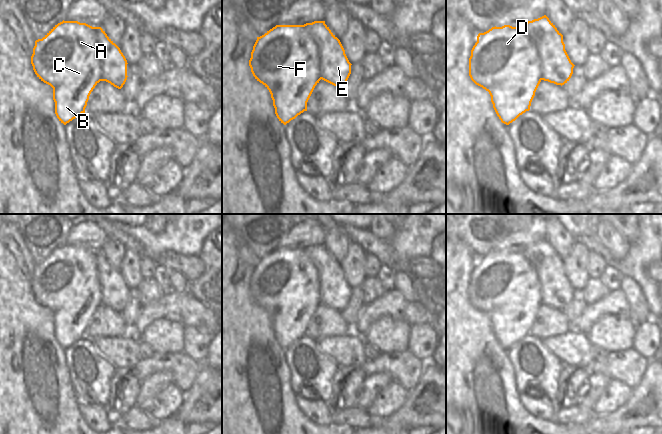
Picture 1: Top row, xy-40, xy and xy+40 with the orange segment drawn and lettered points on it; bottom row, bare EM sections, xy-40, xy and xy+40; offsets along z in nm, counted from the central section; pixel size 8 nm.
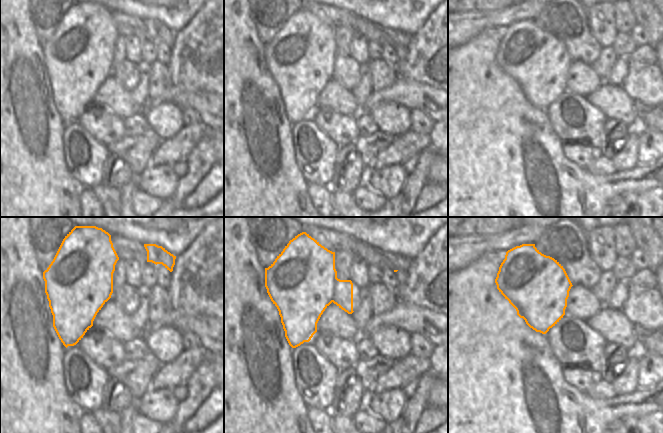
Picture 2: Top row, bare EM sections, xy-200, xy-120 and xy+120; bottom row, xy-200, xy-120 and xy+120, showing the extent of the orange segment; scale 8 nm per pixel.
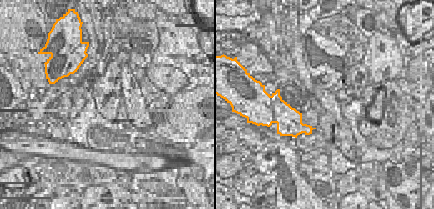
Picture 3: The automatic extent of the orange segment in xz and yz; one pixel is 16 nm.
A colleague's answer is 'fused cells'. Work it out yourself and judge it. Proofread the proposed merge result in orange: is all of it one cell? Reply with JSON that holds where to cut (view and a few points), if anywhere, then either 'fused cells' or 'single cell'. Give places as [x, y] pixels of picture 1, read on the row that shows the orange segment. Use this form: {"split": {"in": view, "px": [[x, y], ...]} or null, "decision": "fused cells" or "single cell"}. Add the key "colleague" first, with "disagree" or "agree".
{"colleague": "disagree", "split": null, "decision": "single cell"}

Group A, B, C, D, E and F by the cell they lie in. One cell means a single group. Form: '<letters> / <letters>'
A B C D E F

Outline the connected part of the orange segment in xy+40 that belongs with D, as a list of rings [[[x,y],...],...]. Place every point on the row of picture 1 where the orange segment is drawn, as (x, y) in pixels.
[[[544,15],[520,28],[495,26],[479,33],[469,58],[469,76],[476,85],[489,92],[497,116],[509,125],[530,110],[542,80],[562,86],[571,78],[574,66],[565,50],[563,35]]]

